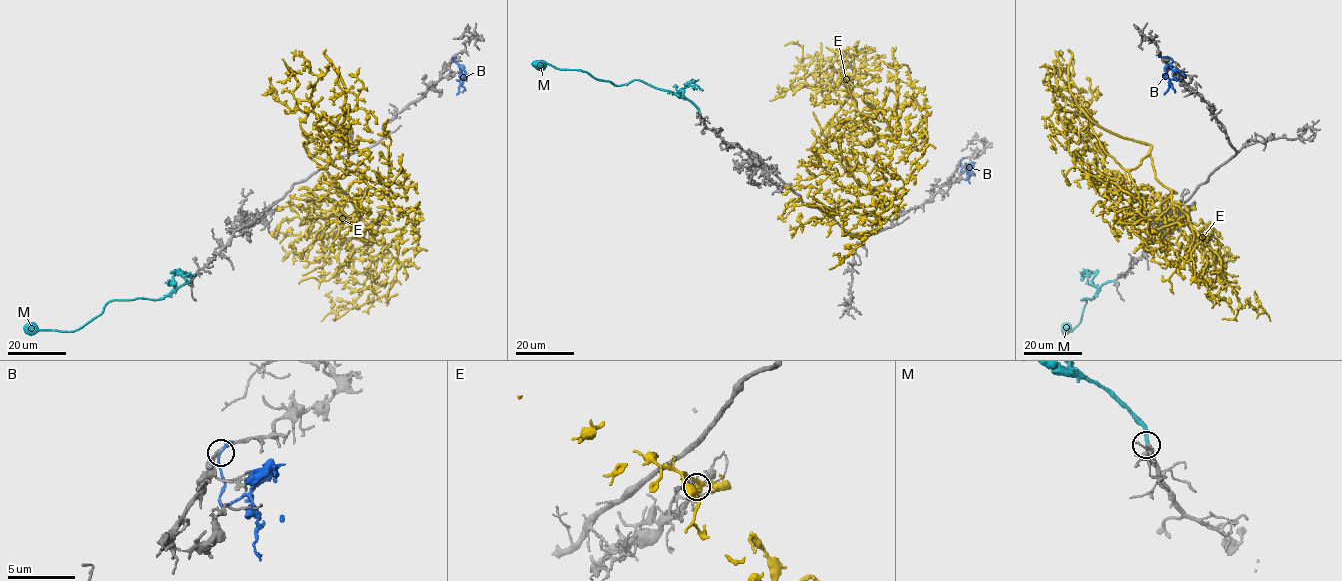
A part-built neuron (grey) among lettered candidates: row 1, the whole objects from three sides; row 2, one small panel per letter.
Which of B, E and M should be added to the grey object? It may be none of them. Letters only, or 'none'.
M

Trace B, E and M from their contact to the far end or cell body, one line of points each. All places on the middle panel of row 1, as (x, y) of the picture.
B: (961, 160), (962, 171), (971, 163), (973, 167), (967, 168), (964, 163)
E: (786, 187), (868, 177), (817, 149), (854, 129), (856, 102), (800, 77), (802, 47), (784, 45)
M: (699, 113), (689, 100), (638, 80), (615, 86), (597, 80), (586, 72), (559, 69), (540, 62), (532, 64)

